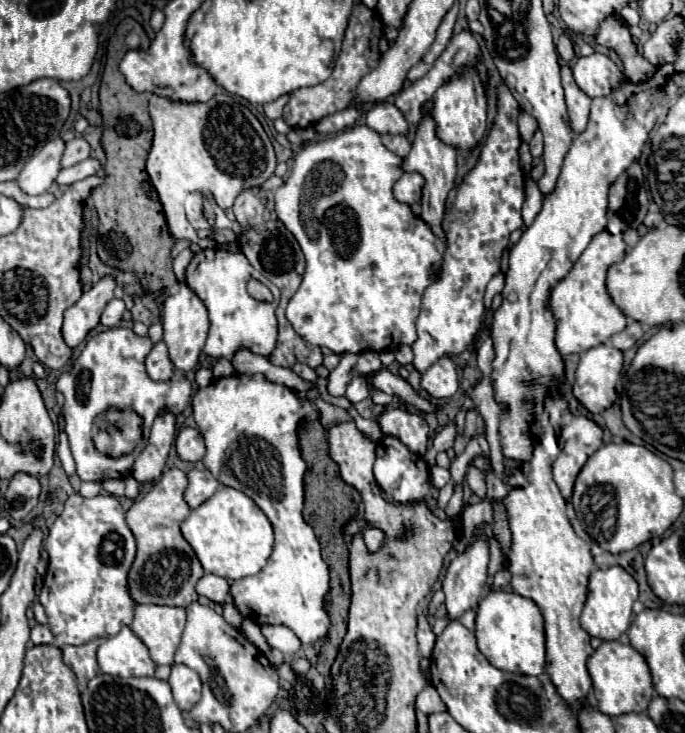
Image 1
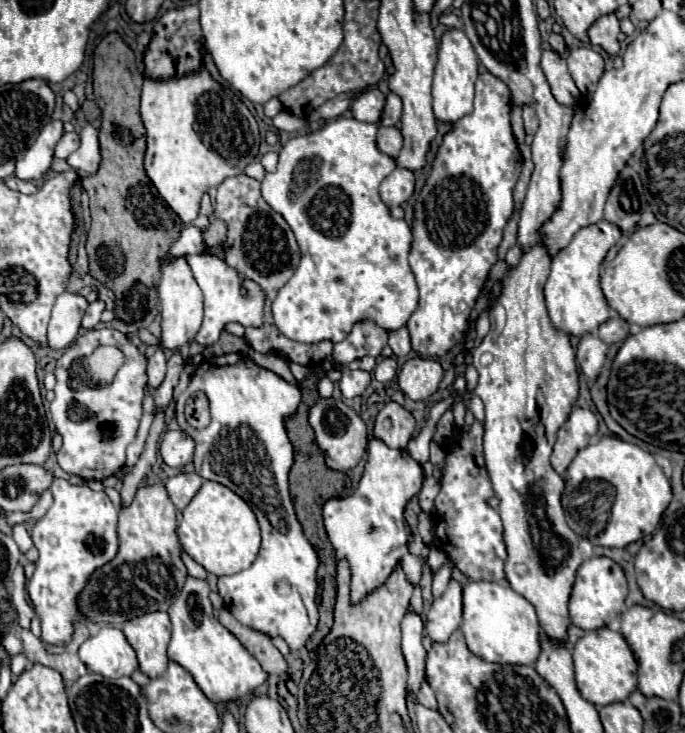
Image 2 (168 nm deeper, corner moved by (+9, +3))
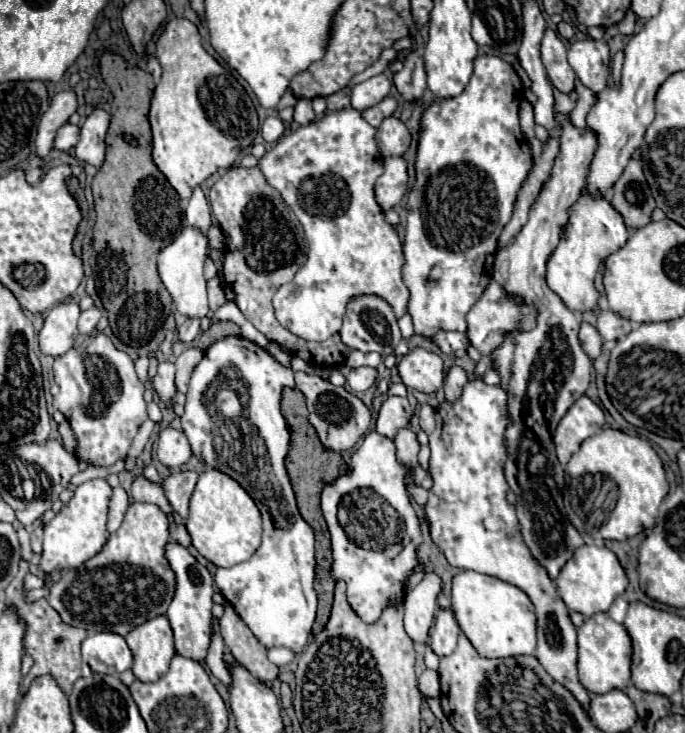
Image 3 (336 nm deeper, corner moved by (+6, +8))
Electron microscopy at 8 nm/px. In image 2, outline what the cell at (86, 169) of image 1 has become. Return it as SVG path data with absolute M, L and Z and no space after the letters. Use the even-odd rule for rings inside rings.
M92 126L82 128L80 132L80 148L68 156L68 164L74 170L82 170L94 174L100 164L100 148L98 148L98 132Z

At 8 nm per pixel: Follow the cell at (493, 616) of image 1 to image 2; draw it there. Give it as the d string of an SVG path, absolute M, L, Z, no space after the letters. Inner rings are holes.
M470 582L464 586L464 616L460 626L472 654L496 664L530 666L540 656L540 626L532 604L498 582Z

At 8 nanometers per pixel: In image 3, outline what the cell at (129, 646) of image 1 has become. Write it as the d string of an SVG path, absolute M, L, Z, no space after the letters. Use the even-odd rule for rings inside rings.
M97 633L83 641L83 661L95 673L123 673L131 667L133 655L121 635Z

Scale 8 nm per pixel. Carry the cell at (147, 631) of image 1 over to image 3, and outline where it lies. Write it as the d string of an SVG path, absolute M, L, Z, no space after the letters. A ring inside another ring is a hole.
M155 617L135 627L125 637L133 653L133 673L139 681L153 683L169 669L169 661L175 655L173 631L167 617Z

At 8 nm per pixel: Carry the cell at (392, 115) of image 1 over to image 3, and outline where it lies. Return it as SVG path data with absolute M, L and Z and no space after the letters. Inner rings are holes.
M381 73L381 75L375 75L363 83L357 83L353 87L353 93L351 93L351 105L353 109L357 111L363 111L367 107L373 107L377 105L383 97L389 95L389 89L391 89L391 79L387 73Z

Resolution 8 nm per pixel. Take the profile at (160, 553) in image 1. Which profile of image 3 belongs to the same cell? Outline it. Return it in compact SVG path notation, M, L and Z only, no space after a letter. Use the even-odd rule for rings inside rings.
M131 503L121 527L109 535L99 555L77 569L67 569L61 581L51 587L49 605L67 625L81 627L87 633L111 631L125 637L133 627L167 613L175 593L175 575L165 559L167 541L165 513L149 503Z

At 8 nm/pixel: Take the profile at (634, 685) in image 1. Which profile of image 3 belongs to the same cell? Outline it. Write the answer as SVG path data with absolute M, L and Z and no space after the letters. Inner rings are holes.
M607 613L591 615L577 629L577 639L579 639L579 657L577 657L579 681L589 693L601 695L601 693L609 693L611 689L623 689L629 683L631 637L627 635L621 623L615 623Z

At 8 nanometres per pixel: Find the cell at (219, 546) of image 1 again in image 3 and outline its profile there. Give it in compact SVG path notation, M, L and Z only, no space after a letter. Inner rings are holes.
M215 469L199 473L185 525L193 539L193 547L217 567L231 567L247 561L261 543L261 513L255 501L239 483L235 483L235 479Z

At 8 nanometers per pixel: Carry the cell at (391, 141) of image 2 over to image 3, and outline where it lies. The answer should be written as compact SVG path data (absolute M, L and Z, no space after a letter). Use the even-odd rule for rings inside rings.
M387 117L377 127L377 145L383 157L403 155L411 143L407 127L397 117Z

